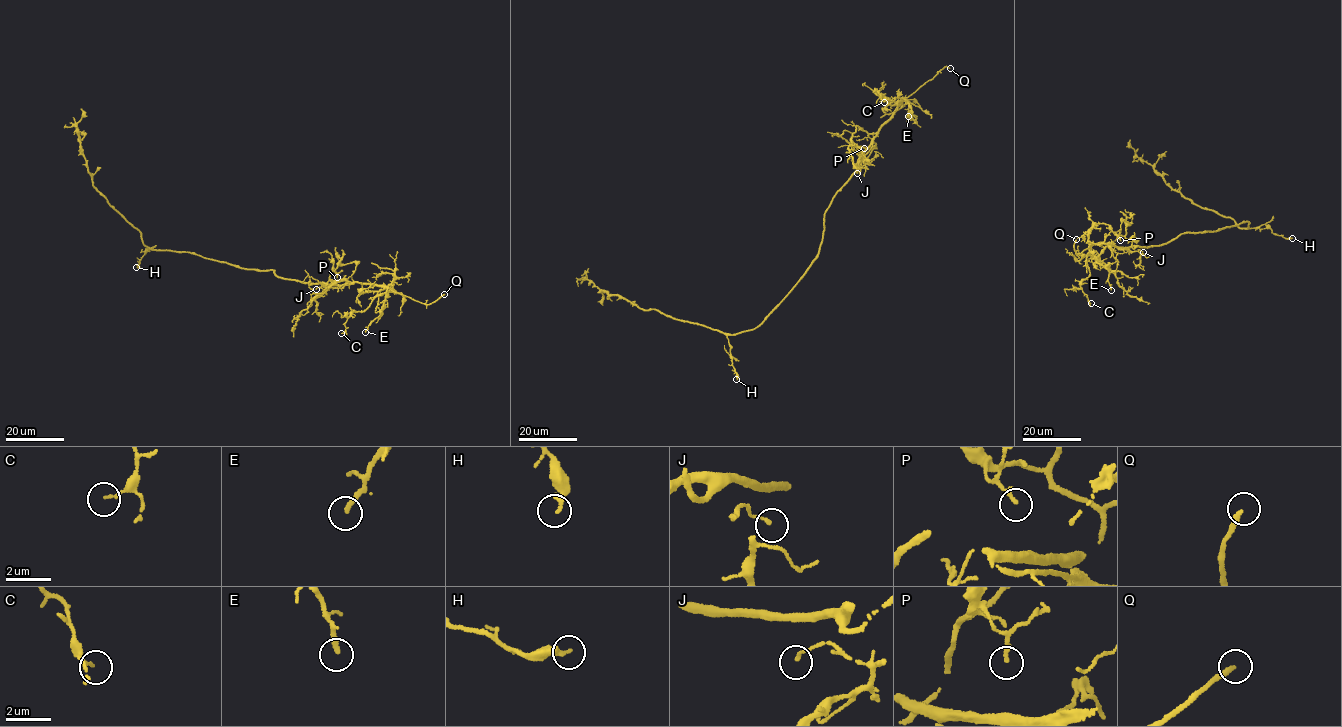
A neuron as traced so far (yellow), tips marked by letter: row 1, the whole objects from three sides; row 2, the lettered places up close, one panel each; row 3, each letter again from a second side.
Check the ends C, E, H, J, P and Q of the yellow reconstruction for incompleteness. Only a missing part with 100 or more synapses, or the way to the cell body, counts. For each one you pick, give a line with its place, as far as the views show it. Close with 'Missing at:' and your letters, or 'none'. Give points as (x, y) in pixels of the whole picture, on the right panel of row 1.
Q: place (1076, 239)
Missing at: Q

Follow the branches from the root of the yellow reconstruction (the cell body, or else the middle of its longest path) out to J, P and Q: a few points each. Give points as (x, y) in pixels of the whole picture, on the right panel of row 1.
J: (1215, 231), (1185, 232), (1159, 245), (1131, 246), (1128, 249), (1143, 252)
P: (1215, 231), (1185, 232), (1168, 242), (1148, 247), (1132, 247), (1130, 240), (1117, 235), (1120, 240)
Q: (1215, 231), (1185, 232), (1148, 247), (1091, 243), (1077, 255), (1076, 239)

